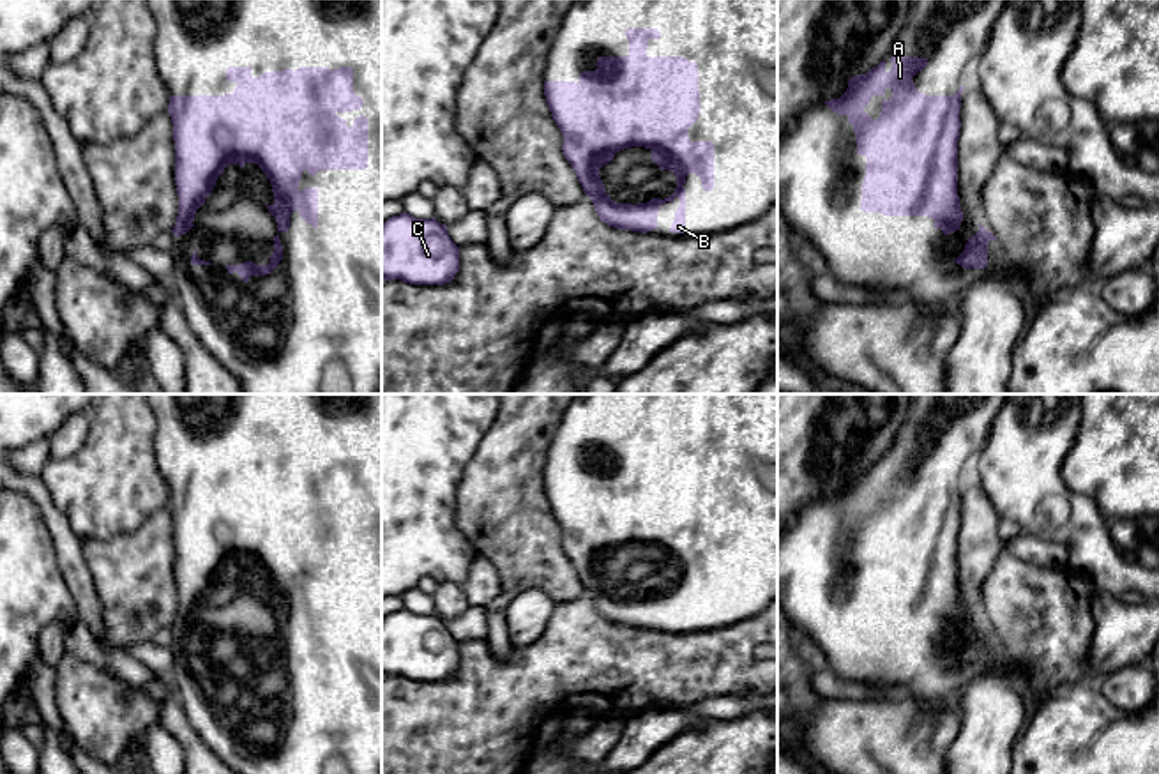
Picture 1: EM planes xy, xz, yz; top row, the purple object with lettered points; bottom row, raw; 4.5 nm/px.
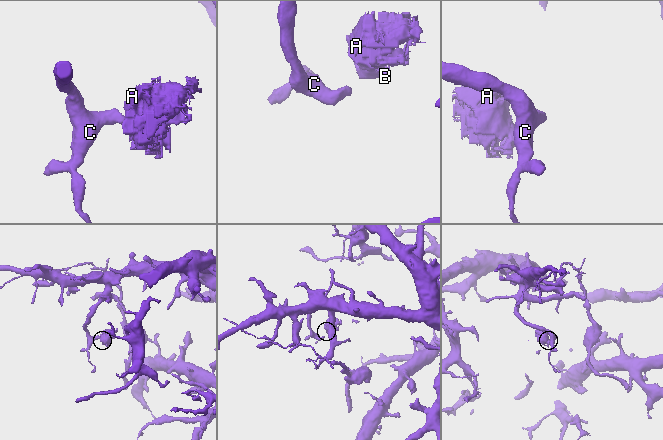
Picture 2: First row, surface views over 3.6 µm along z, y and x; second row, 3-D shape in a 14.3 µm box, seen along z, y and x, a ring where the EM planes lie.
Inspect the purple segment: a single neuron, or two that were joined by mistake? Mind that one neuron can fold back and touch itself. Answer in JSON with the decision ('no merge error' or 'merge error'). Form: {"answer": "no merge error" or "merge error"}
{"answer": "merge error"}

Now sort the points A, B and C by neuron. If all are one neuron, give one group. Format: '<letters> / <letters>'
A B / C

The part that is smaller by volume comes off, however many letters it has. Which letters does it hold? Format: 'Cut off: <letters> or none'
Cut off: A, B

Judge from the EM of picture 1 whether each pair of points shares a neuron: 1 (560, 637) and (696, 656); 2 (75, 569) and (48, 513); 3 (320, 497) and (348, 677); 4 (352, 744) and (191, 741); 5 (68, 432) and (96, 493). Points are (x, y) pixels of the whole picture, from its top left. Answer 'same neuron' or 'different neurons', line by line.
1: same neuron
2: same neuron
3: same neuron
4: different neurons
5: different neurons

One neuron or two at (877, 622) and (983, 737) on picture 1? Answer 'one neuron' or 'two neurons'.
two neurons

